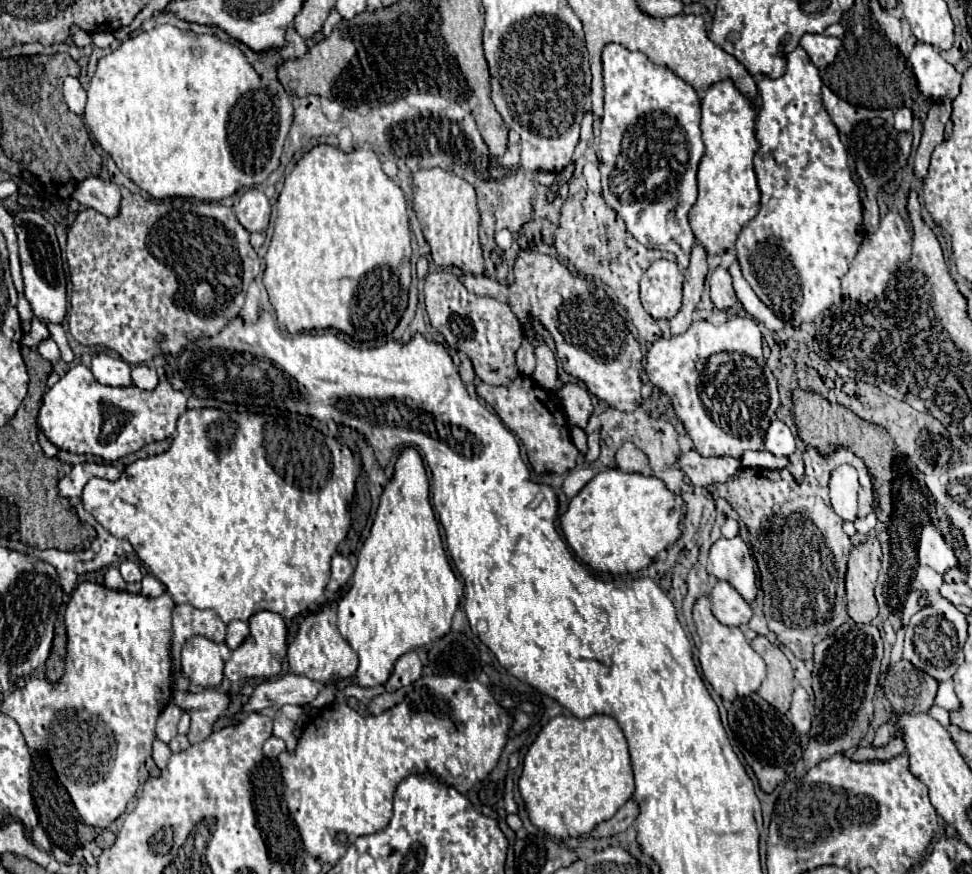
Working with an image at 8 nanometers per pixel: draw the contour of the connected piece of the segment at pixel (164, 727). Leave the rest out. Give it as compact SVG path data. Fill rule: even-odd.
M167 705L163 709L163 713L159 715L157 719L157 737L163 741L163 743L169 743L173 739L173 735L177 735L177 723L179 723L179 717L181 717L181 709L175 707L175 705Z

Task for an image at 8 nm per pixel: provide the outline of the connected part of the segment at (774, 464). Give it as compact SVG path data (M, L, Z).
M761 449L761 451L747 451L741 457L743 467L751 467L751 469L783 469L789 461L787 457L775 457L769 451Z

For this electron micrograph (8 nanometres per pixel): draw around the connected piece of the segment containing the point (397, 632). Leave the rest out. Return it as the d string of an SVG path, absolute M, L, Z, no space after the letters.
M405 449L399 455L395 463L395 475L381 495L377 517L357 559L359 561L353 573L353 585L349 593L339 601L337 627L343 639L359 655L355 683L359 687L375 687L387 683L395 661L403 653L423 647L433 637L443 637L445 633L449 633L451 617L459 608L460 599L463 597L463 584L451 571L443 551L439 525L429 503L429 481L425 475L423 461L415 449Z

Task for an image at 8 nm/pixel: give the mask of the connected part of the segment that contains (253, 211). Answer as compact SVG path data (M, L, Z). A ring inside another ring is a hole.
M247 189L239 203L233 207L237 221L247 229L247 231L265 231L269 225L269 215L271 215L271 205L259 189Z

